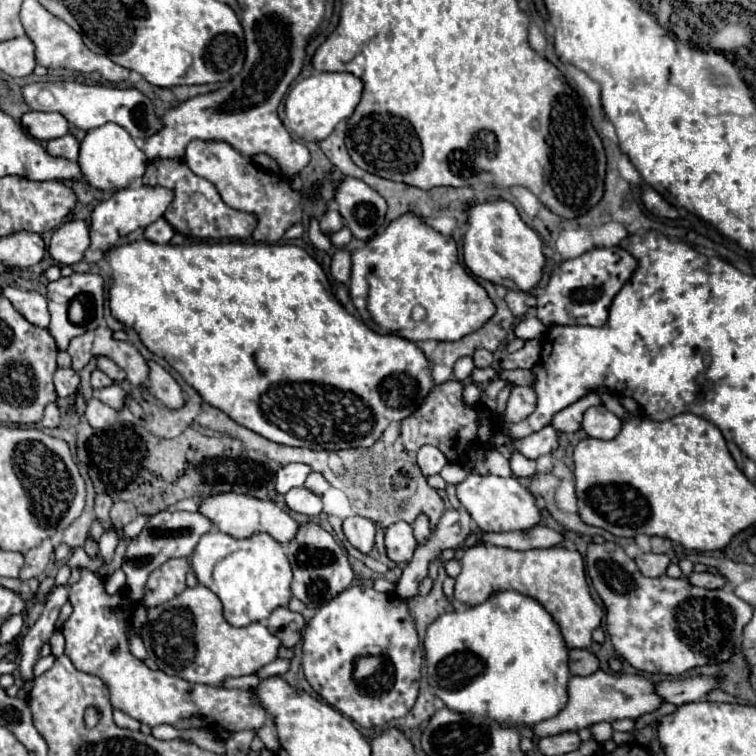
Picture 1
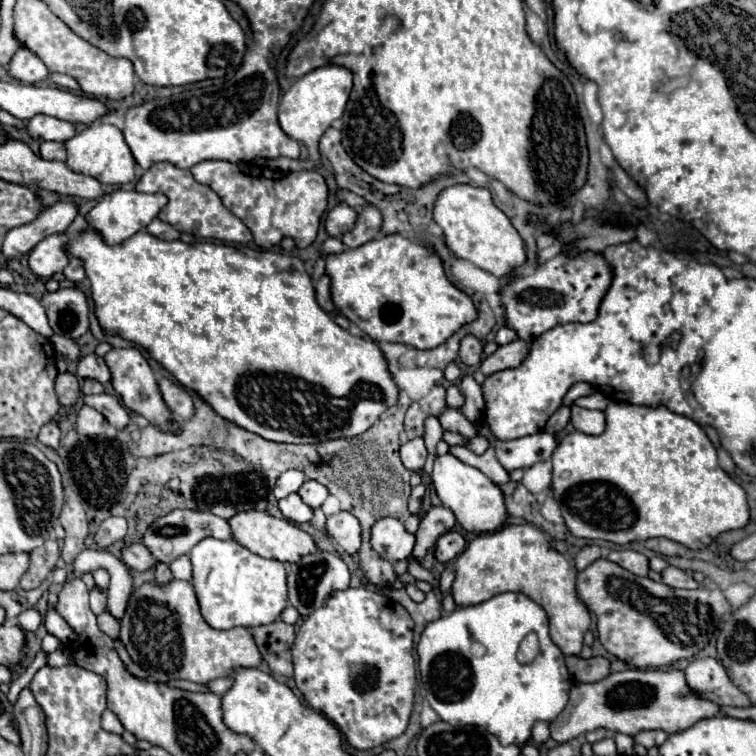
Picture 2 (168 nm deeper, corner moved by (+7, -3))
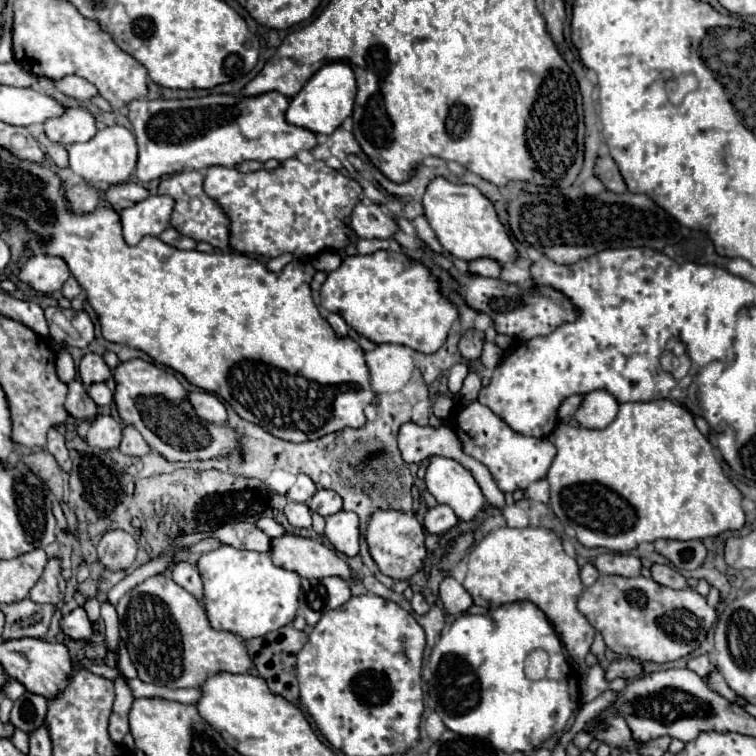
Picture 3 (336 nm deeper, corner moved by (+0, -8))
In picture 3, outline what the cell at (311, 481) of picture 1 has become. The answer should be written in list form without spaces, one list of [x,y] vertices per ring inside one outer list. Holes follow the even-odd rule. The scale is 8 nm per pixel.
[[[317,490],[313,494],[313,498],[307,500],[307,506],[313,512],[321,514],[323,518],[327,518],[327,516],[339,512],[343,508],[343,502],[341,502],[341,496],[337,492],[333,492],[333,490]]]

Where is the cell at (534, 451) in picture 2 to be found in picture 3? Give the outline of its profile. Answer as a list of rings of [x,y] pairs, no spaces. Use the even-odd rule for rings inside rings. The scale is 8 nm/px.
[[[479,402],[457,408],[451,416],[451,424],[463,442],[463,450],[491,470],[493,480],[503,492],[513,492],[515,488],[525,490],[531,482],[545,478],[557,454],[555,446],[547,438],[531,438],[513,432],[499,416],[495,416],[487,406]]]

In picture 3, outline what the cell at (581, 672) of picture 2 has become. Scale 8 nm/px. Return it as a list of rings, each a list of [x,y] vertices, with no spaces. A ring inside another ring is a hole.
[[[621,658],[621,660],[615,660],[609,664],[607,672],[605,672],[605,680],[611,682],[615,678],[625,678],[625,680],[633,680],[633,678],[639,678],[641,674],[641,666],[631,660],[631,658]]]

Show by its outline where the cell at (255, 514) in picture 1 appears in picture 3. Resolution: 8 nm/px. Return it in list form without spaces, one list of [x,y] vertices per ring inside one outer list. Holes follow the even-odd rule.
[[[289,532],[271,538],[269,556],[277,566],[293,570],[309,580],[325,576],[341,576],[347,580],[351,578],[349,566],[331,548],[317,540],[295,536]]]

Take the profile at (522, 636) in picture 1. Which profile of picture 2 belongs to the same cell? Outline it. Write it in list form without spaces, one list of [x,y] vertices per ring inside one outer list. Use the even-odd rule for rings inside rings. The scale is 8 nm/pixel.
[[[500,593],[480,605],[460,607],[454,613],[442,615],[440,621],[432,621],[432,625],[424,629],[416,651],[422,673],[422,695],[440,715],[440,719],[450,725],[482,727],[492,733],[502,745],[514,743],[522,747],[530,741],[530,729],[536,721],[554,721],[566,707],[568,693],[574,683],[564,665],[562,651],[550,639],[548,617],[544,609],[524,593]],[[532,631],[538,635],[540,655],[530,665],[520,665],[516,661],[518,645]]]

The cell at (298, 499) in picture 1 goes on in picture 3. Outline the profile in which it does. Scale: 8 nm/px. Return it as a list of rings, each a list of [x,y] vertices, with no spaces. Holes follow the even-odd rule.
[[[287,502],[285,516],[291,526],[295,528],[311,528],[311,512],[305,504],[299,502]]]

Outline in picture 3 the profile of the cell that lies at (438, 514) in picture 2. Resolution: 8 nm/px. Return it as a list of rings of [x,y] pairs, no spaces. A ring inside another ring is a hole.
[[[437,504],[435,508],[429,508],[425,514],[425,530],[429,534],[445,534],[449,532],[455,524],[459,522],[459,518],[455,516],[455,512],[445,506],[445,504]]]

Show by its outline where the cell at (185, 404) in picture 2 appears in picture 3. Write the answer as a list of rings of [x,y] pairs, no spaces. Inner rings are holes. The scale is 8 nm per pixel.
[[[197,390],[197,392],[189,392],[187,400],[191,402],[195,414],[199,414],[199,418],[203,418],[205,422],[223,424],[227,420],[225,406],[223,406],[223,402],[215,394]]]

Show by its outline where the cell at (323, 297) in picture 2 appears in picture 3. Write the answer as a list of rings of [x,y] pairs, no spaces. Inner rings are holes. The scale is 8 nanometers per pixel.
[[[331,312],[331,314],[327,316],[327,322],[333,326],[333,330],[337,332],[337,336],[347,336],[347,332],[349,332],[349,326],[345,324],[345,320],[343,320],[339,314]]]

